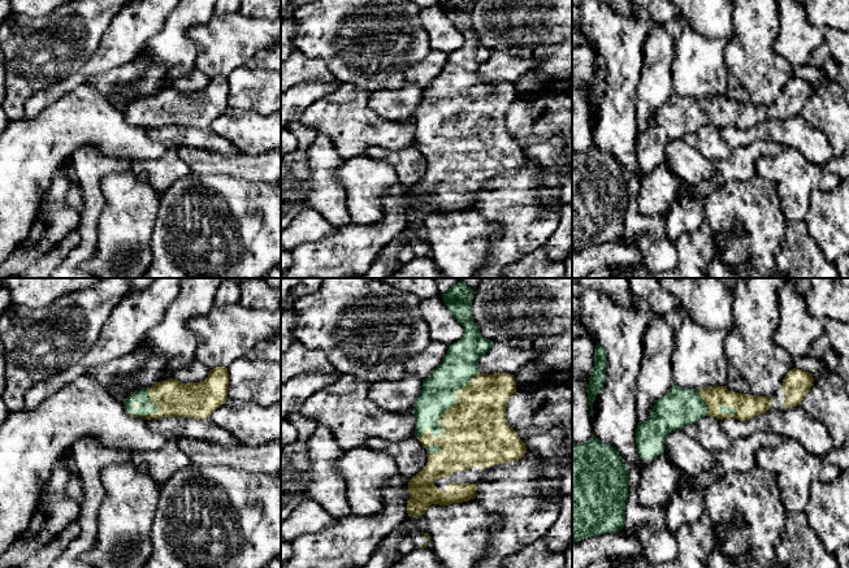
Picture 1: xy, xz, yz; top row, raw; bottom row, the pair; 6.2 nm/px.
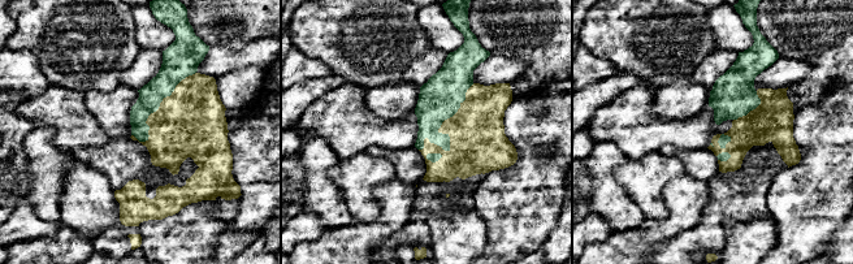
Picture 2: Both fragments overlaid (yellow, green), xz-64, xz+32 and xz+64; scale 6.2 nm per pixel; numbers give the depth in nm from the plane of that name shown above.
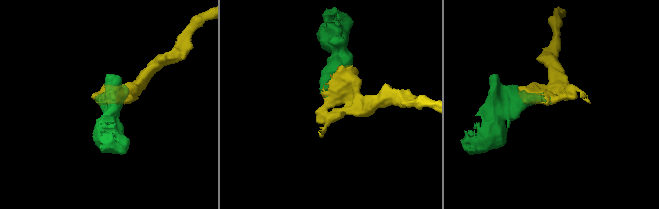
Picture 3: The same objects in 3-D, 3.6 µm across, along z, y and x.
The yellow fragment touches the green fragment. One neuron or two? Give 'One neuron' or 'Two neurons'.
One neuron

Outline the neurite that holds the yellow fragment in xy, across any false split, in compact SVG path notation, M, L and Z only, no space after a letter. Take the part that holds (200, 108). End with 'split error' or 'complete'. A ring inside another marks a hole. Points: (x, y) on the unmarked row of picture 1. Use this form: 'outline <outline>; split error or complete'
outline M216 75L200 91L182 92L173 87L131 101L125 109L126 121L146 129L160 126L209 127L228 109L228 77Z; split error

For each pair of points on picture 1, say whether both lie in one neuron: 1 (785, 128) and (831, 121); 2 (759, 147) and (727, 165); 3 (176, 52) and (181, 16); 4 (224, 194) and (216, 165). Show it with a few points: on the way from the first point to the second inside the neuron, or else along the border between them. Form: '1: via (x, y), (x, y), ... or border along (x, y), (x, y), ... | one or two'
1: border along (798, 115), (809, 125), (821, 130), (831, 146) | two
2: via (752, 152), (735, 165) | one
3: via (176, 43), (177, 25) | one
4: border along (191, 172), (230, 174), (248, 182) | two

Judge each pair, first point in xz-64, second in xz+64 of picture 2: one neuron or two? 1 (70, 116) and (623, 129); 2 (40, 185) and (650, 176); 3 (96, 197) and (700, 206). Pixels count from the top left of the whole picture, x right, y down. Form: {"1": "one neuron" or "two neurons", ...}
{"1": "one neuron", "2": "two neurons", "3": "two neurons"}

